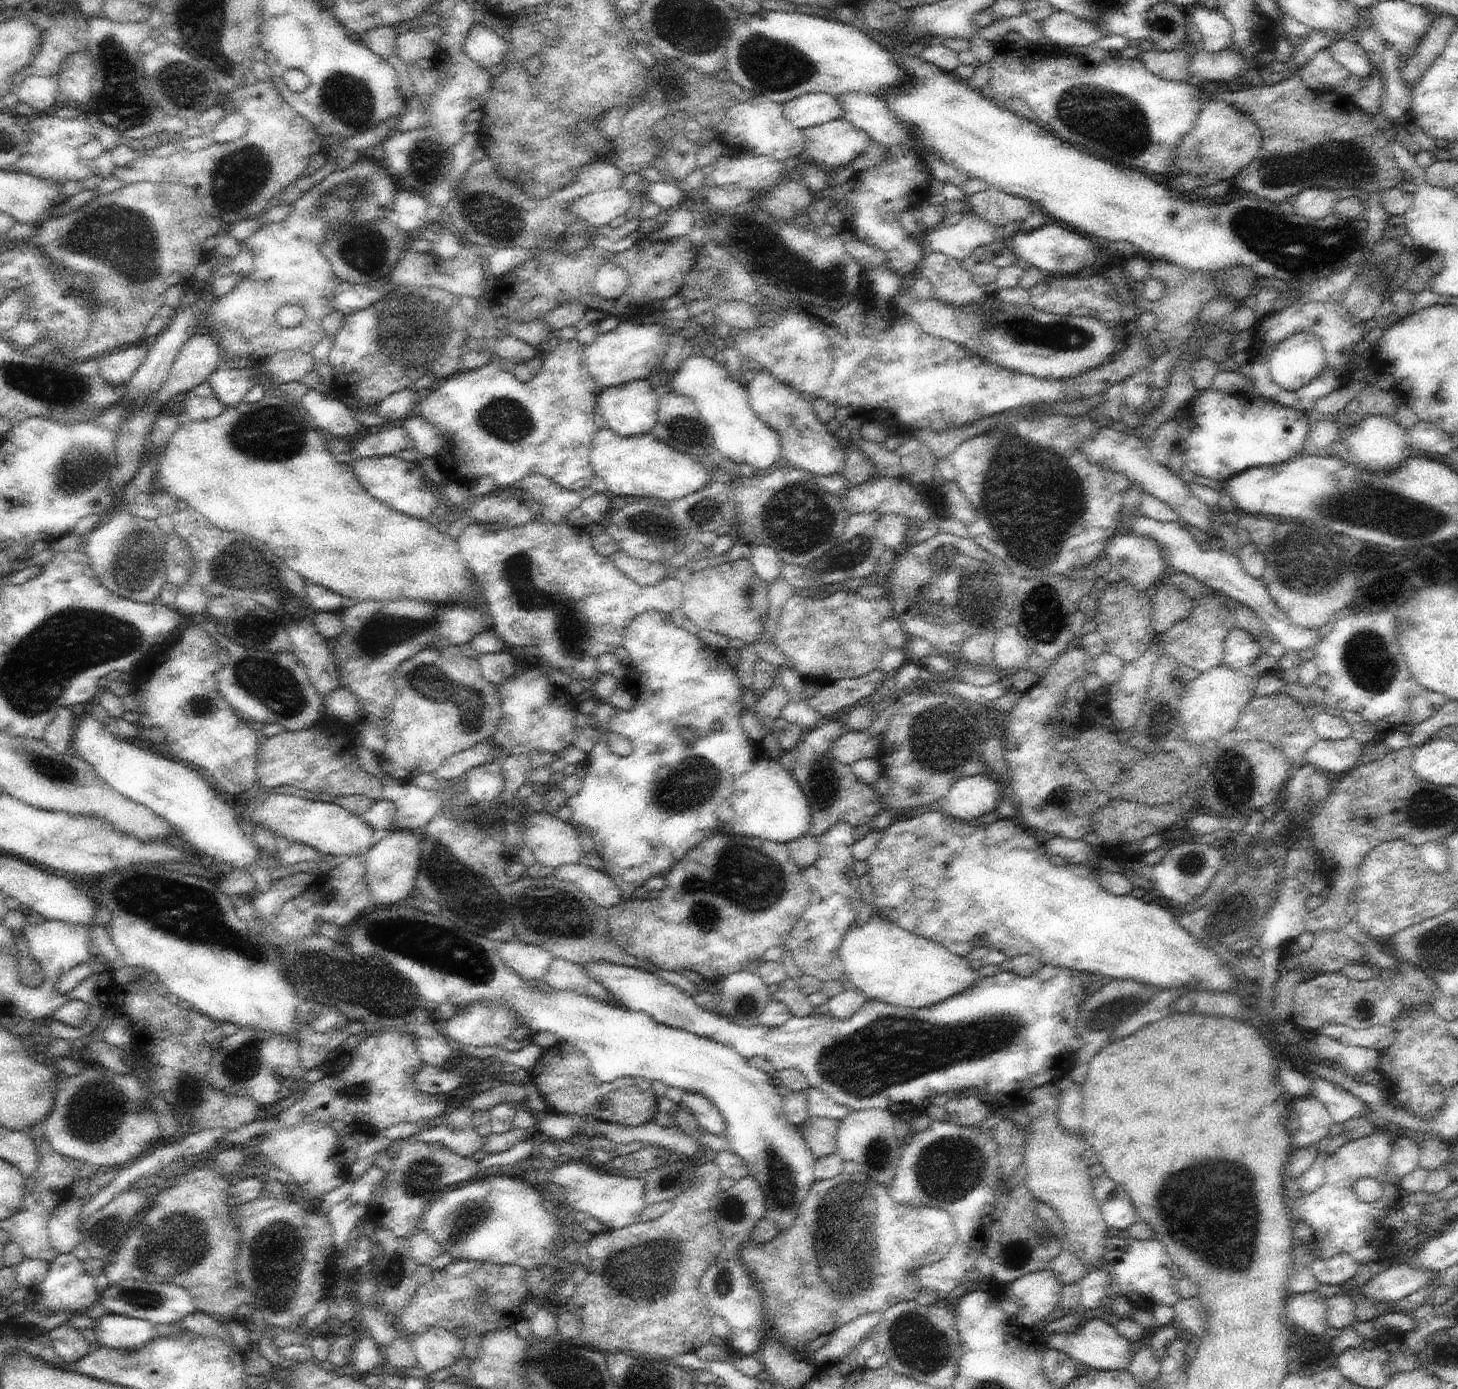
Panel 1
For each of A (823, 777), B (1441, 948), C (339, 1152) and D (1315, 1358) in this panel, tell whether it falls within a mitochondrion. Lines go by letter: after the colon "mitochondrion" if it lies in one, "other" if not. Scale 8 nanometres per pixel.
A: mitochondrion
B: mitochondrion
C: other
D: other

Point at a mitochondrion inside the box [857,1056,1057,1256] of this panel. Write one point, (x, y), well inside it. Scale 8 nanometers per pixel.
(947, 1169)

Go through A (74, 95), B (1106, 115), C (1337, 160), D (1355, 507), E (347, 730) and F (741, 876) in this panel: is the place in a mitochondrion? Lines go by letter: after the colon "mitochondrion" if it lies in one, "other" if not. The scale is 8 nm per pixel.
A: other
B: mitochondrion
C: mitochondrion
D: mitochondrion
E: other
F: mitochondrion

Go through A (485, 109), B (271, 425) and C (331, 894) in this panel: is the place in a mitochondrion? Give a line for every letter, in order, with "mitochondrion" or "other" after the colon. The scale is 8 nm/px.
A: other
B: mitochondrion
C: mitochondrion

